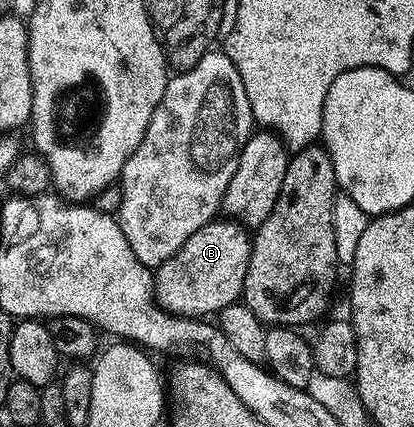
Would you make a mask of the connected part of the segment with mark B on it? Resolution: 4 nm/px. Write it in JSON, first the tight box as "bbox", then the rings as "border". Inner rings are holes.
{"bbox":[153,219,250,319],"border":[[[232,219],[208,221],[179,247],[179,251],[175,251],[175,255],[171,255],[171,259],[156,266],[153,295],[157,304],[174,317],[194,319],[208,318],[220,313],[223,307],[238,304],[245,292],[250,244],[246,226]]]}

